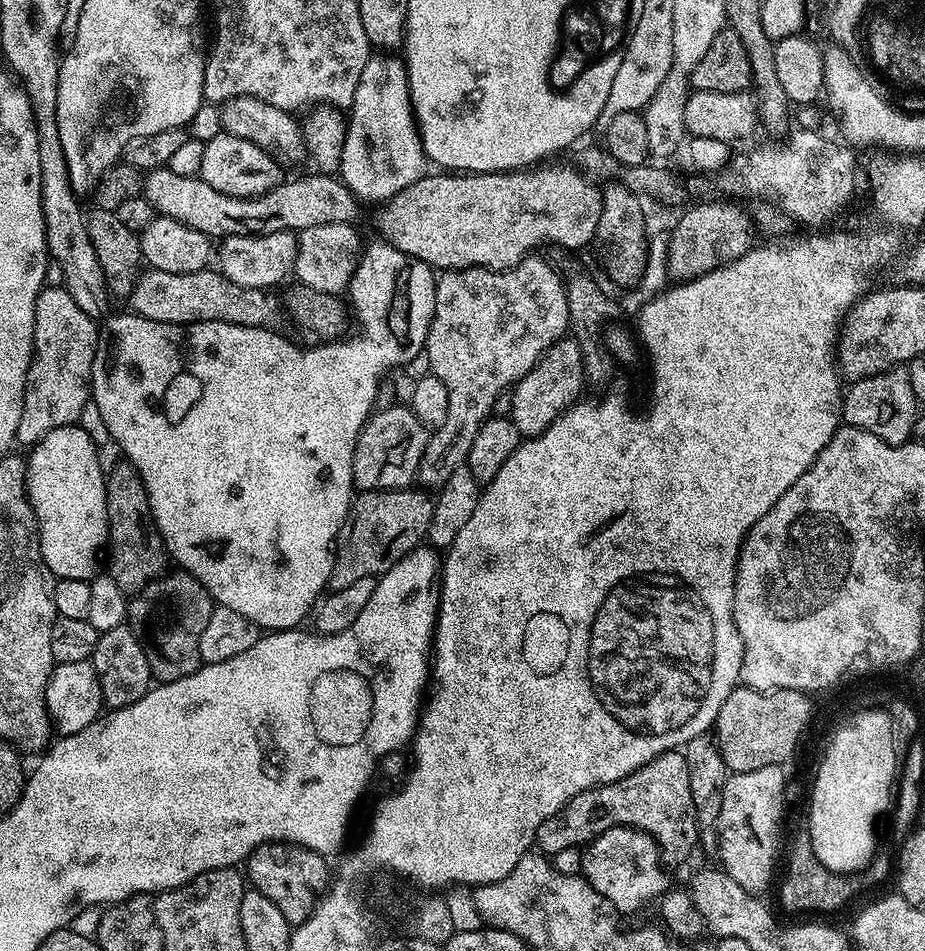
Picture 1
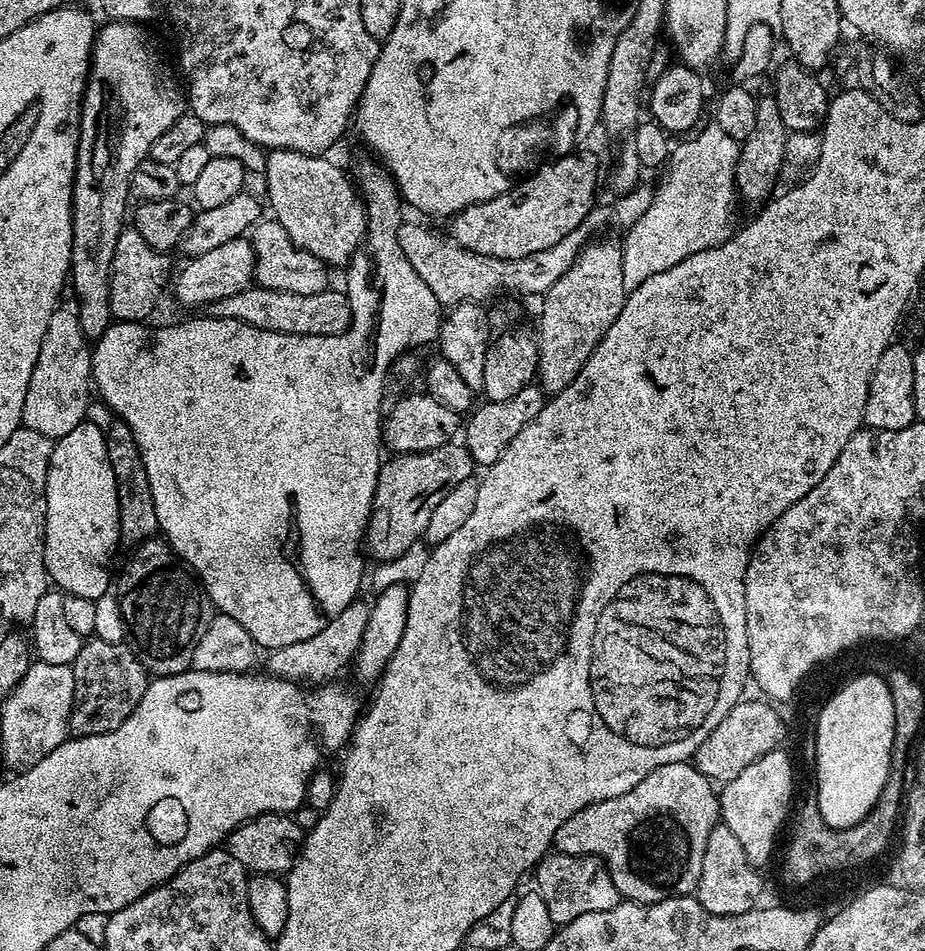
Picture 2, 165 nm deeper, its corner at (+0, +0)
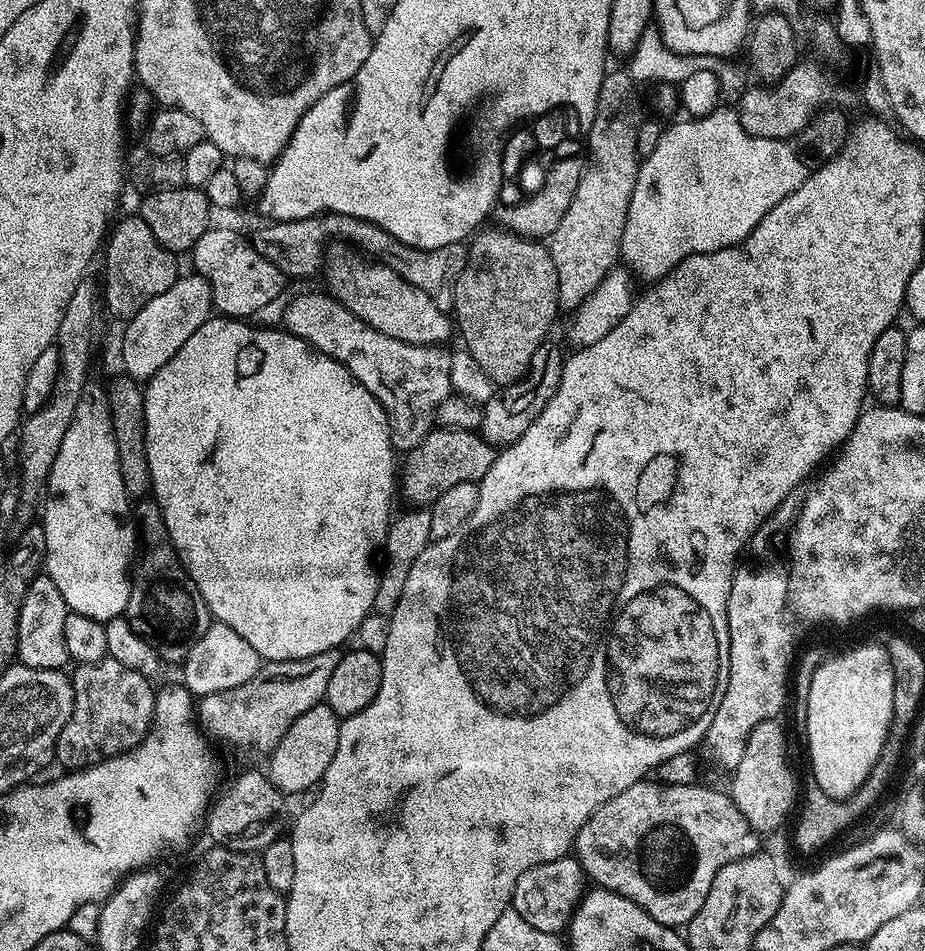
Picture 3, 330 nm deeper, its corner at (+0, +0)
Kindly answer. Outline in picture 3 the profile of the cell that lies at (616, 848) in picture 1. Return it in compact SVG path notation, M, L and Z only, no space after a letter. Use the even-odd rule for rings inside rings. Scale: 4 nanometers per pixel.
M569 854L558 858L554 862L542 862L542 866L534 866L518 878L518 886L514 886L514 894L510 907L534 930L546 930L547 932L563 933L568 927L568 921L572 918L572 911L580 903L580 897L586 891L586 877L579 860L575 855Z

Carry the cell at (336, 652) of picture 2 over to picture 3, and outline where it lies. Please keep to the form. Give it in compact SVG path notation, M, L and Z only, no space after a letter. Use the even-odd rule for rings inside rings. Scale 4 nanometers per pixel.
M333 650L310 658L265 663L250 682L242 682L242 686L234 690L199 697L199 727L232 748L249 748L252 752L268 754L296 718L325 699L330 676L340 658L341 653Z

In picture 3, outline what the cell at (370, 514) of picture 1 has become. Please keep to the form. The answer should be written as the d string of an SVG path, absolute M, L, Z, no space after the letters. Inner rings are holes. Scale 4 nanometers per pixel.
M443 426L433 427L432 431L417 448L407 453L402 460L402 496L409 500L412 506L431 506L435 500L442 498L450 486L458 486L458 482L478 482L490 470L490 466L496 461L497 449L489 444L479 431L467 432L457 428Z

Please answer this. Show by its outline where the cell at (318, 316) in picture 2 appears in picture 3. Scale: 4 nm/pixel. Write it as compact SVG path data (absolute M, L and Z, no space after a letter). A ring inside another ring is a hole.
M327 291L308 292L305 296L289 299L282 324L292 336L302 338L322 354L346 365L350 374L374 394L388 416L392 446L397 453L413 452L426 439L437 423L442 402L453 395L450 355L443 347L390 338L374 330L374 326L366 326L362 318L350 314L350 310Z

